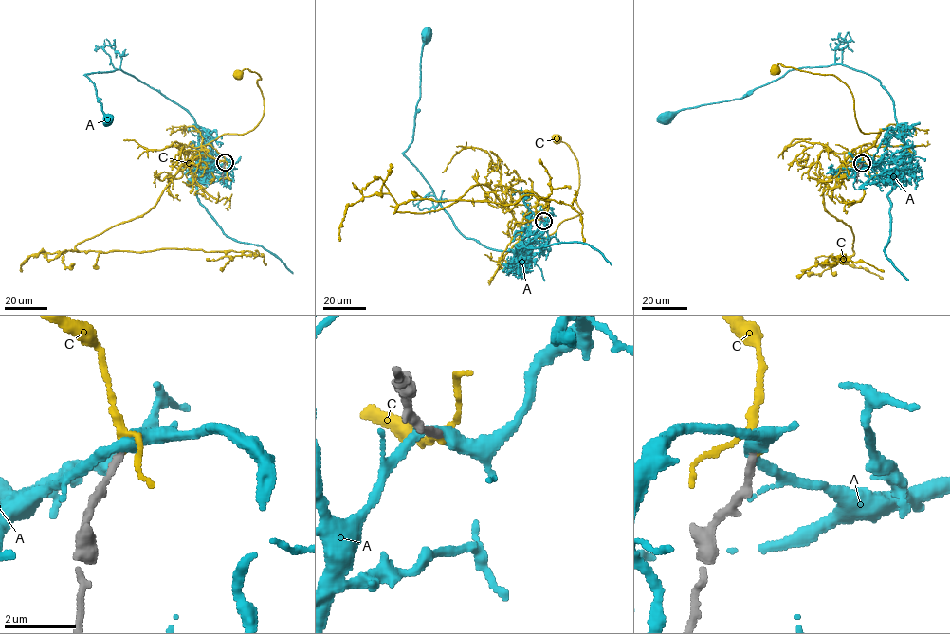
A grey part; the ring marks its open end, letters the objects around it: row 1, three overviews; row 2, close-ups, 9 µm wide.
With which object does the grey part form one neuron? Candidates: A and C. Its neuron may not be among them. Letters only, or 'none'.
C

